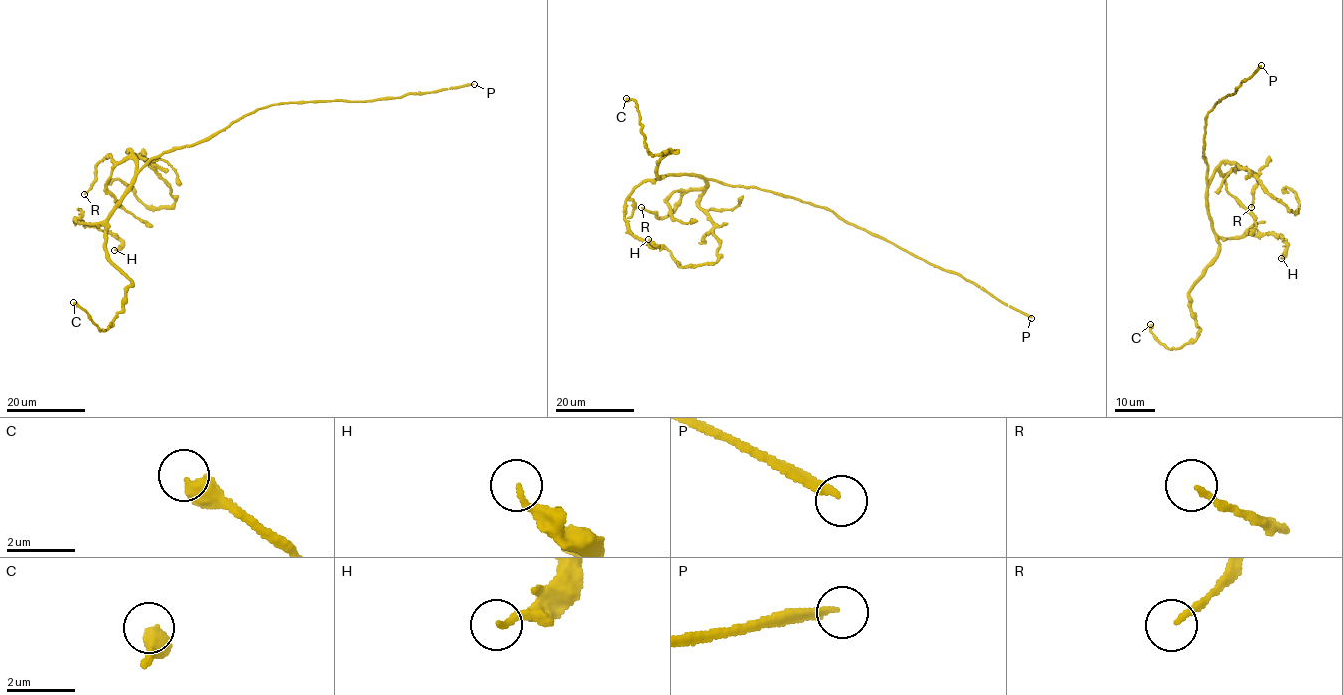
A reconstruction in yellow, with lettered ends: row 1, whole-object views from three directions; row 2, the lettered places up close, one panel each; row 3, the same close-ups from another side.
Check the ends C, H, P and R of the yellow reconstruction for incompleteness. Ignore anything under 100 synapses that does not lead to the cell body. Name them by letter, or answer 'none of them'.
P

